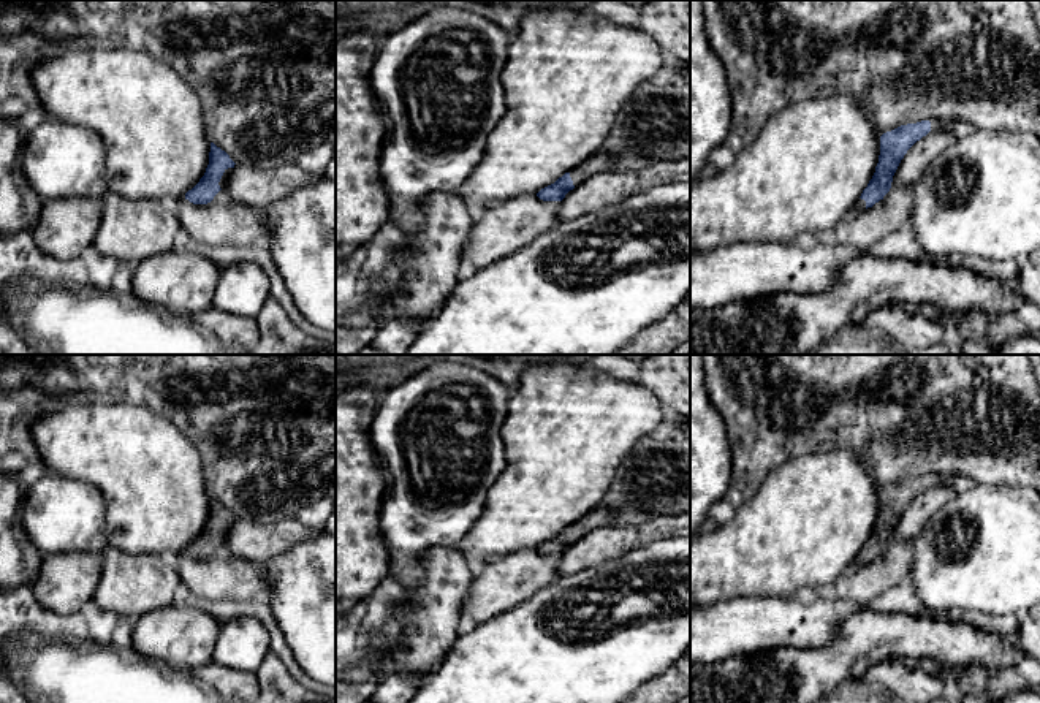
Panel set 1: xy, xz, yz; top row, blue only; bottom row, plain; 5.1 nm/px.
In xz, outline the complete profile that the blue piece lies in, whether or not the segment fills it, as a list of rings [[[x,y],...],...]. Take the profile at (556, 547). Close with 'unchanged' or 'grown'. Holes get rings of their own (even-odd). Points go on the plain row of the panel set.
[[[598,505],[570,527],[559,532],[554,538],[541,543],[537,551],[543,556],[562,556],[570,545],[581,540],[592,530],[609,524],[613,524],[611,511],[606,507]]] | grown

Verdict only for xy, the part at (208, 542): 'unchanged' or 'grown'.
grown

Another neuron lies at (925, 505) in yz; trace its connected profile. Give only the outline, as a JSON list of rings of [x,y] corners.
[[[942,484],[929,486],[907,505],[893,530],[891,540],[910,542],[920,534],[929,518],[934,516],[942,505],[955,496],[956,494],[951,489]]]

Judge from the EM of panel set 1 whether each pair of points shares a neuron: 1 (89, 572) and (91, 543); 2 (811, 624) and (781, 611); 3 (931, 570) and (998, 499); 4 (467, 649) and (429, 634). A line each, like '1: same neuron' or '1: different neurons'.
1: different neurons
2: same neuron
3: same neuron
4: different neurons

